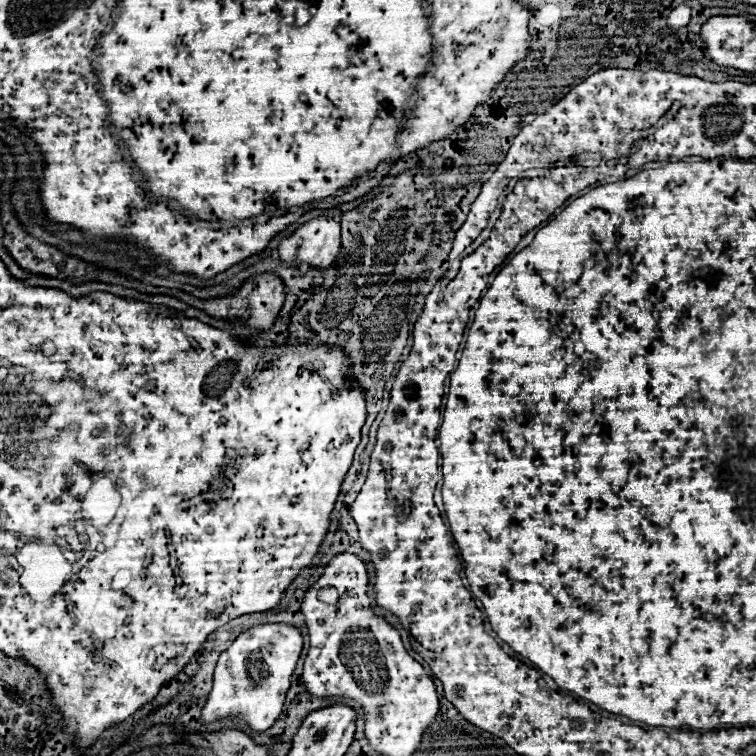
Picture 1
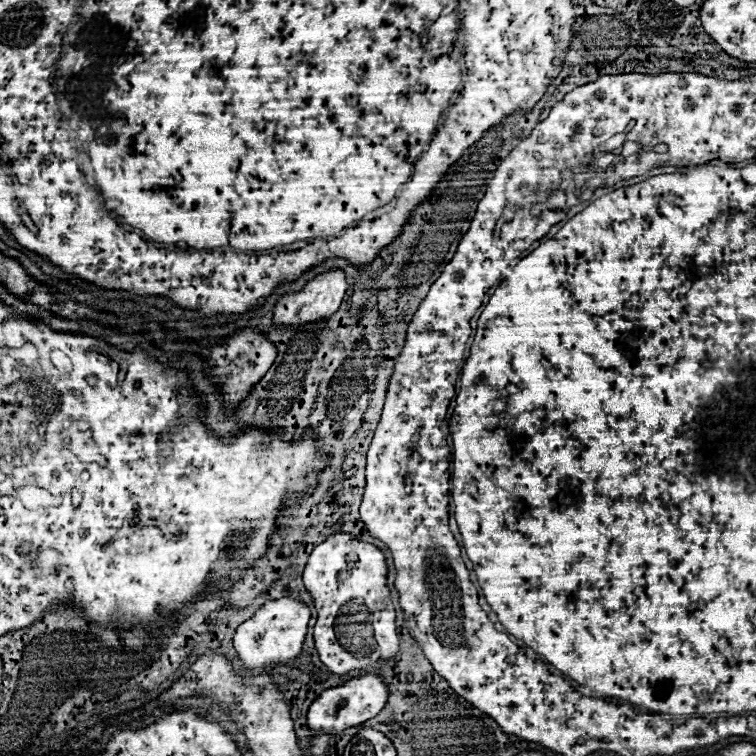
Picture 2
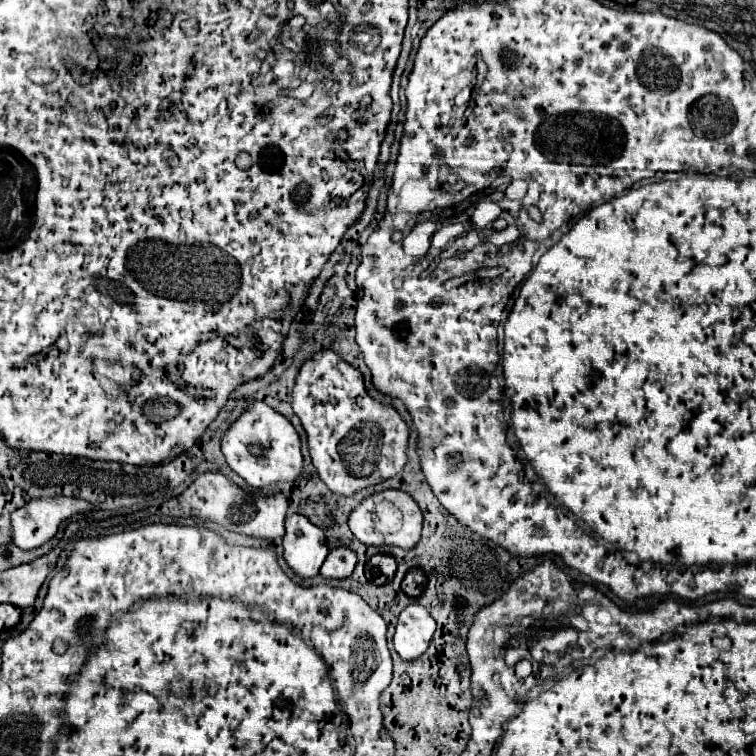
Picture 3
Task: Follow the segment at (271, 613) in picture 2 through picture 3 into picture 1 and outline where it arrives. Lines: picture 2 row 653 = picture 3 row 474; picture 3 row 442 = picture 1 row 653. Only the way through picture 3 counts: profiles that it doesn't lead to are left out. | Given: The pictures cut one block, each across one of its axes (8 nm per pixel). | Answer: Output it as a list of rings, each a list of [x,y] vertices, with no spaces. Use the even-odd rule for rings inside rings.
[[[268,622],[242,632],[232,646],[220,654],[214,672],[214,688],[202,710],[202,722],[210,724],[220,718],[240,718],[254,734],[268,730],[282,712],[300,652],[302,632],[292,624]]]

